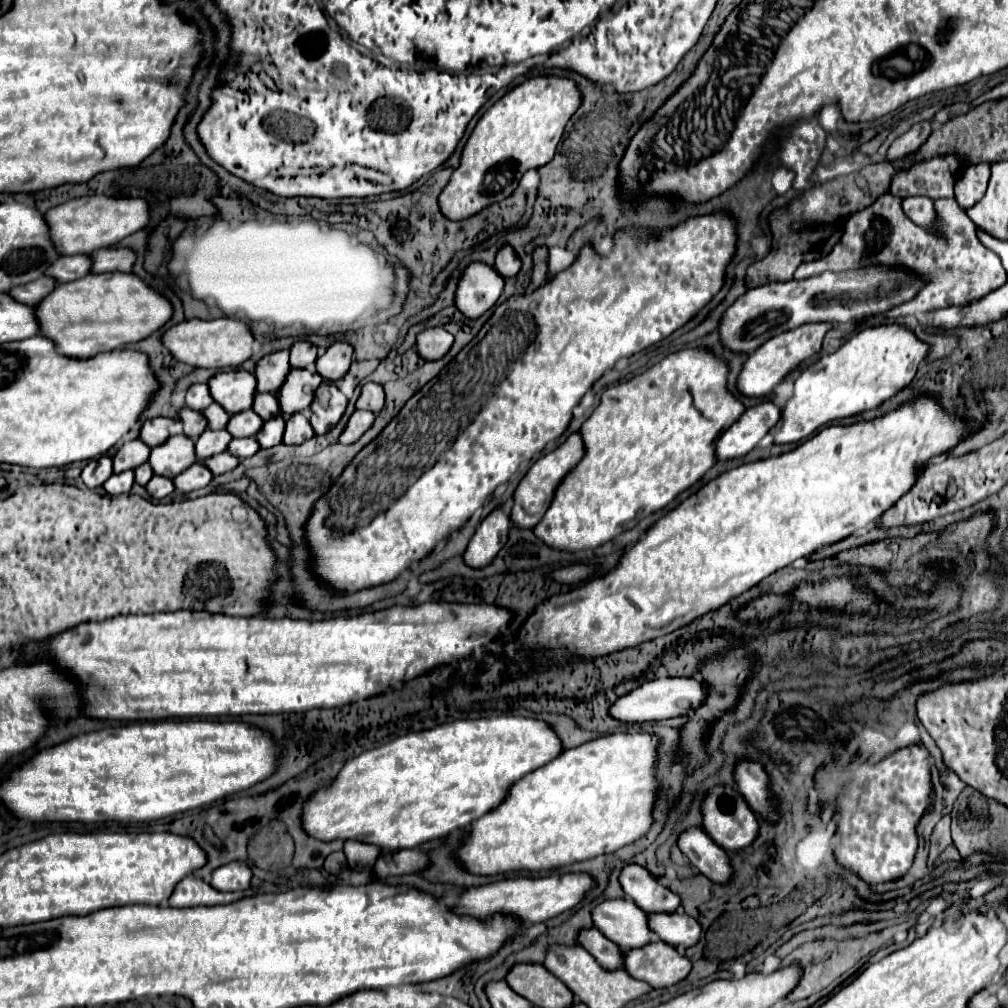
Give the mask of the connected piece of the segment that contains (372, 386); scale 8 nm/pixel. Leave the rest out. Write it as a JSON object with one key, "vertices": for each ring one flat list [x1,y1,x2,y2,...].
{"vertices":[[367,382,361,388,361,396,357,400,357,410,371,410,373,414,377,414,377,412,381,412,383,404,385,404,383,386,377,382]]}

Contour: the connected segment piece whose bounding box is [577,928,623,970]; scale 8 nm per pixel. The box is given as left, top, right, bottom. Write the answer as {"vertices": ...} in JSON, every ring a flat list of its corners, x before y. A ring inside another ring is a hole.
{"vertices":[[597,928,581,930,577,936,577,944,583,946,607,970,617,970,623,966,623,952,619,950,619,946,601,936]]}

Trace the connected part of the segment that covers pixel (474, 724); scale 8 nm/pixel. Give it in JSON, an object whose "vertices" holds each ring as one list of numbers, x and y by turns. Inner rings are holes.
{"vertices":[[517,716,455,720,433,730,401,736,385,746,367,750,361,756,345,762,329,788,319,788,305,800,301,828,307,832,307,836,321,842,357,840,373,844,381,852,405,850,405,854,381,856,381,862,377,862,377,876,387,878,411,874,427,866,425,854,411,848,419,848,421,842,447,836,449,832,459,830,487,814,505,798,505,792,513,782,545,766,557,754,561,754,561,742,557,734,541,720]]}

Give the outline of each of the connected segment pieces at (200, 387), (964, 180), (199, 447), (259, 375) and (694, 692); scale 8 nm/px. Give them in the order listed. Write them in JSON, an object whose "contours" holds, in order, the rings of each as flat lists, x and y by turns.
{"contours":[[[191,384,187,390,187,396,185,396,185,404,191,410,203,410,209,404,213,404,213,398,209,394,207,384]],[[987,162,965,168,955,184,957,204,961,204,961,208,965,210,975,206,983,198,987,182,989,182,989,164]],[[205,430,197,442,195,442,195,454,199,460,205,460,213,454,219,454,227,450,227,444,231,442,231,436,227,430]],[[279,350,273,354,263,356,255,364,255,378,257,378,257,392,278,392,281,384,289,374,289,350]],[[659,678,653,682,645,682,639,688,635,688,633,692,617,698,609,706,609,714,611,714,611,718,615,718,619,722,627,722,627,724,677,718,677,716,685,716,689,710,697,708,705,700,707,694,709,694,707,686,693,678]]]}

